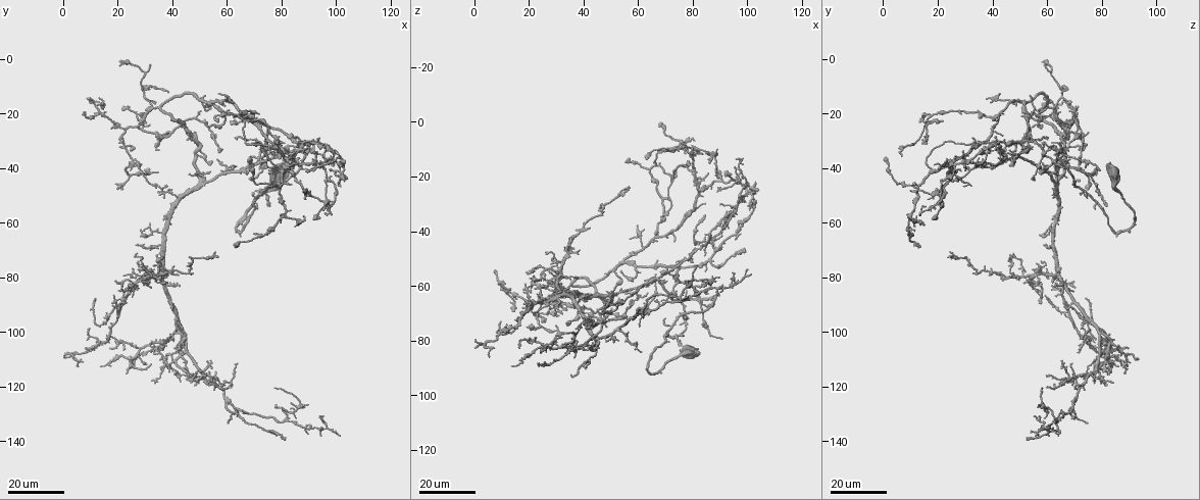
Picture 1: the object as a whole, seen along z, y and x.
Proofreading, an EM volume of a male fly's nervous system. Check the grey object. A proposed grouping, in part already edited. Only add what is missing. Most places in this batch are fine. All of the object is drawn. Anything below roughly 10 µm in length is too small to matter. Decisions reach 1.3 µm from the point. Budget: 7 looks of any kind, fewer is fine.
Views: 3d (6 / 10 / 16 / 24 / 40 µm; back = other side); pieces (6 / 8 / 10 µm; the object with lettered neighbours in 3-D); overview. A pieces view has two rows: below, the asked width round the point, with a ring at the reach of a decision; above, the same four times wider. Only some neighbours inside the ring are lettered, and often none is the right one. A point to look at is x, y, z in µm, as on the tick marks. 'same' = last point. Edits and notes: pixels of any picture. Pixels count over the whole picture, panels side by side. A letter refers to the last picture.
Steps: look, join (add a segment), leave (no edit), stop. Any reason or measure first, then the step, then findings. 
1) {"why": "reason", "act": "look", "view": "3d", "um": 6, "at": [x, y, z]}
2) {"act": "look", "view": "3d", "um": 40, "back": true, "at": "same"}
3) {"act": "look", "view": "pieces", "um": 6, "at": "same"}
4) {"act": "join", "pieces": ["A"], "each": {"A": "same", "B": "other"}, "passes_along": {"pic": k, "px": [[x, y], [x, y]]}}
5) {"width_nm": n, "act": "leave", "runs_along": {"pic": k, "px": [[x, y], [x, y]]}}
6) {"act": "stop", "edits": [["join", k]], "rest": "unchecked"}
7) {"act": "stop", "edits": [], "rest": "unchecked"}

{"why": "an open end", "act": "look", "view": "3d", "um": 16, "at": [57, 73, 23]}

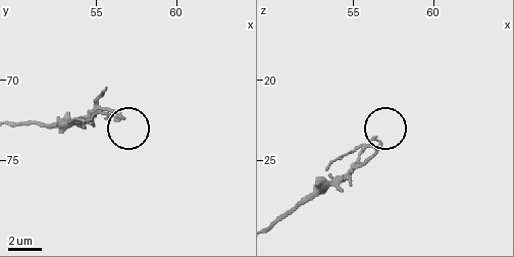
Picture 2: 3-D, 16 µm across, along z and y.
{"act": "look", "view": "pieces", "um": 8, "at": [56.7, 72.3, 23.7]}

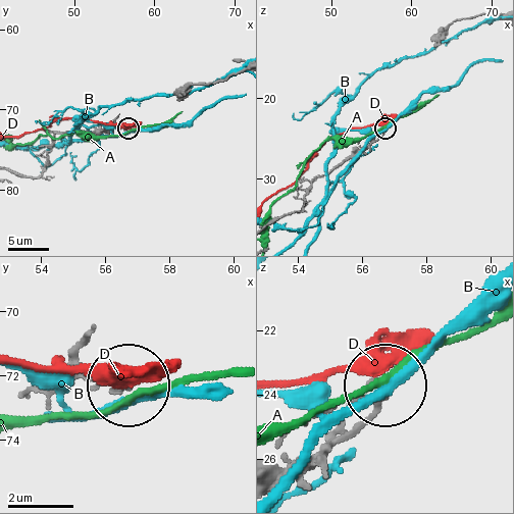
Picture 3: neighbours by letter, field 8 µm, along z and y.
{"act": "leave", "each": {"A": "other", "B": "other", "D": "other"}, "found": "none of them fits"}

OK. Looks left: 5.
{"why": "an open end", "act": "look", "view": "3d", "um": 16, "at": [75, 54, 82]}

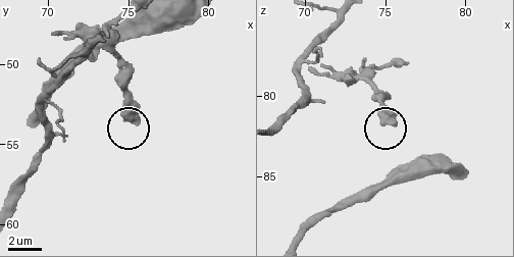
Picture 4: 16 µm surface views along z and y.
{"act": "look", "view": "pieces", "um": 6, "at": [75.5, 53.7, 81.7]}

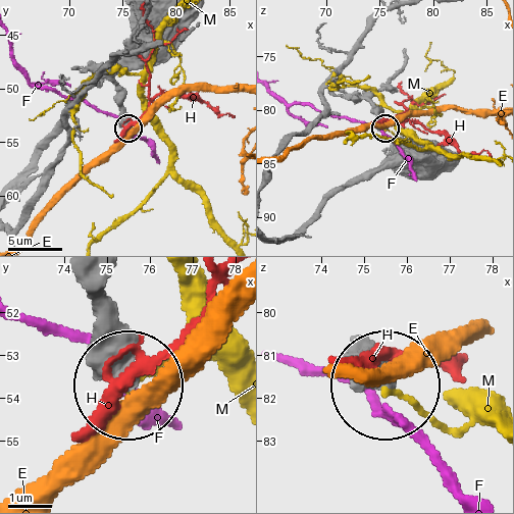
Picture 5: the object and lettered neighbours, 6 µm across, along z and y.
{"act": "leave", "each": {"E": "other", "F": "other", "H": "other", "M": "other"}, "found": "none of them fits"}

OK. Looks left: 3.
{"why": "branch stops here", "act": "look", "view": "3d", "um": 16, "at": [31, 20, 71]}

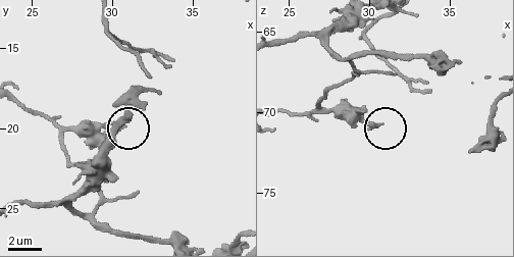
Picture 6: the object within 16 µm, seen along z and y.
{"act": "look", "view": "pieces", "um": 10, "at": "same"}

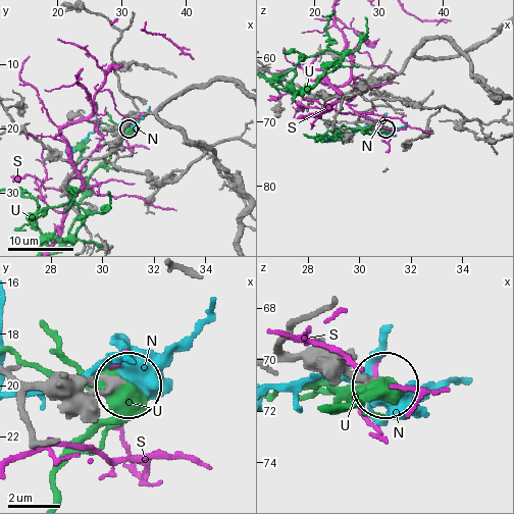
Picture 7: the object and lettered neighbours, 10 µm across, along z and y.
{"act": "leave", "each": {"N": "other", "S": "other", "U": "other"}, "found": "none of them fits"}

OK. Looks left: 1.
{"act": "stop", "edits": [], "rest": "unchecked"}

